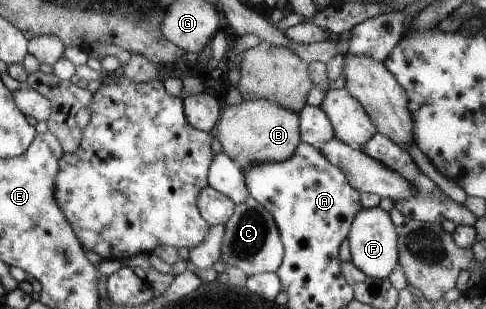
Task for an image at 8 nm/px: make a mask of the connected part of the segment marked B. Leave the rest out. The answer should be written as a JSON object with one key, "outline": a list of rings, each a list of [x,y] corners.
{"outline":[[[263,99],[228,105],[221,112],[213,135],[222,145],[221,152],[236,161],[242,170],[288,161],[302,142],[298,114]]]}

